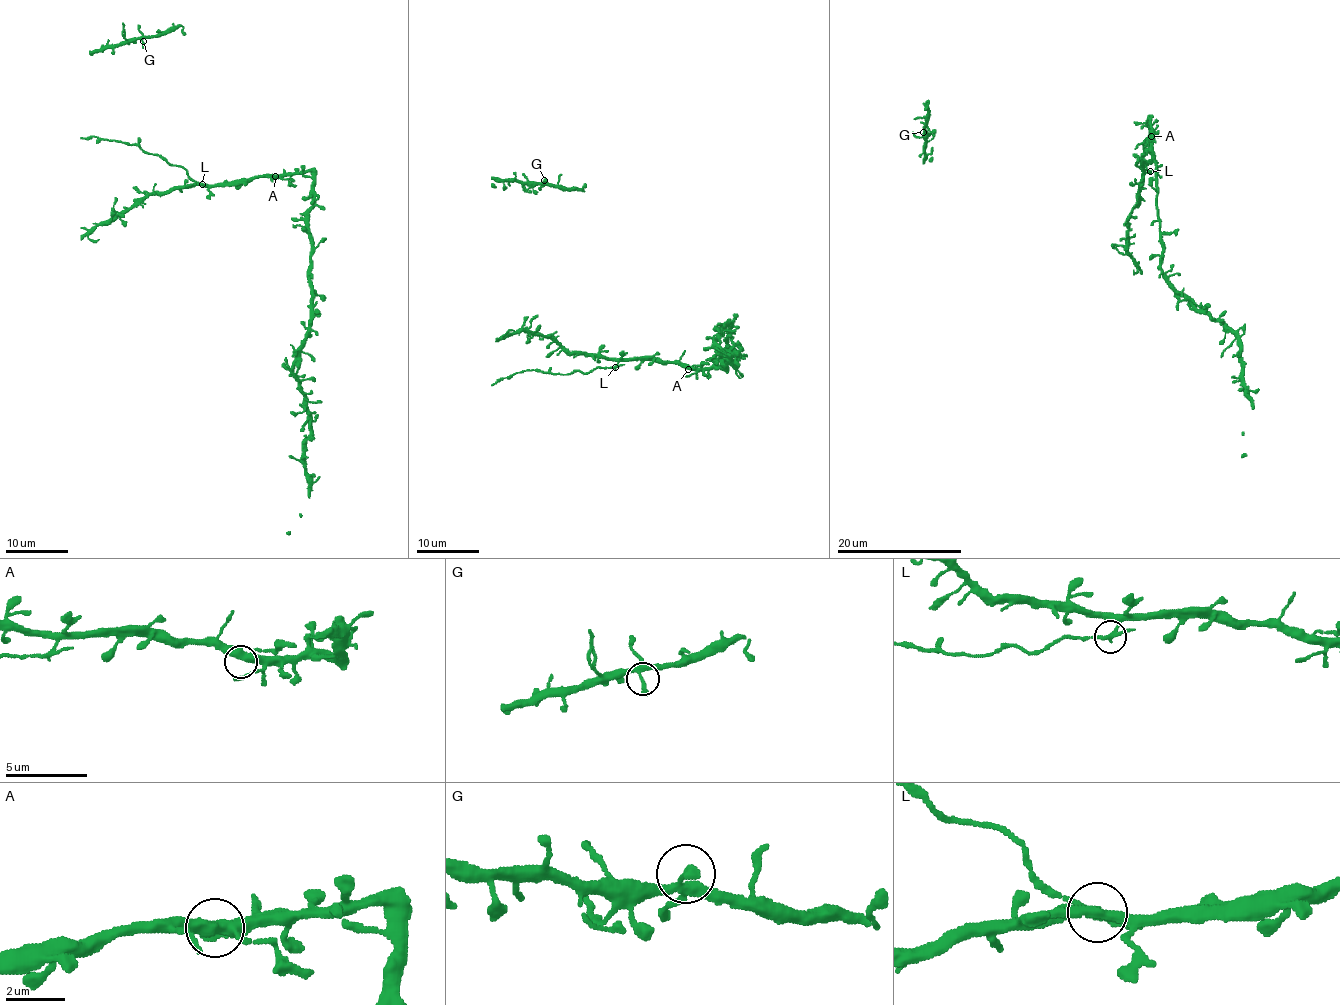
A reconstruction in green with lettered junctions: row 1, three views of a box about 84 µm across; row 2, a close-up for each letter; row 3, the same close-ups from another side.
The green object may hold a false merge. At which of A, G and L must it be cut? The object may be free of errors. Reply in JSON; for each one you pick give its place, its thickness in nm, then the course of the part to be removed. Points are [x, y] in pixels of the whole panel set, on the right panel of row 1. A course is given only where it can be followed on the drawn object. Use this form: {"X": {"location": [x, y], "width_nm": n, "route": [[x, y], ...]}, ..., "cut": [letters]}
{"cut": []}

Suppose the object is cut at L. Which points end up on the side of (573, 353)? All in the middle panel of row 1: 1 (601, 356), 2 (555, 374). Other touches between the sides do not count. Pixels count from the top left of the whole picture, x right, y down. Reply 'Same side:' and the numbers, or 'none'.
Same side: 1

